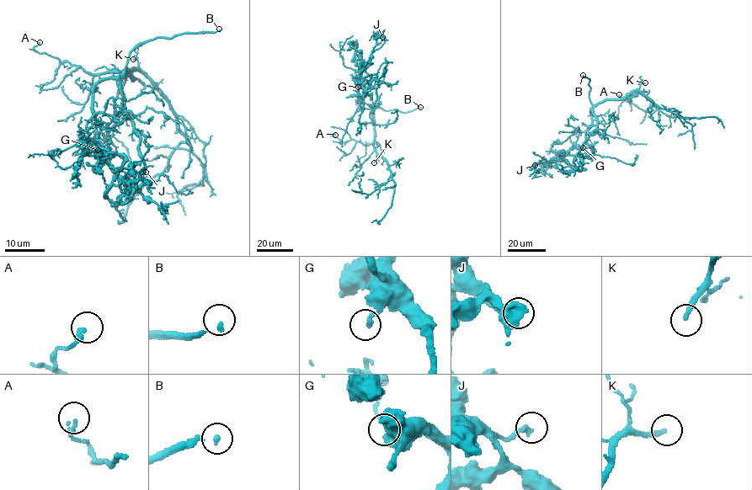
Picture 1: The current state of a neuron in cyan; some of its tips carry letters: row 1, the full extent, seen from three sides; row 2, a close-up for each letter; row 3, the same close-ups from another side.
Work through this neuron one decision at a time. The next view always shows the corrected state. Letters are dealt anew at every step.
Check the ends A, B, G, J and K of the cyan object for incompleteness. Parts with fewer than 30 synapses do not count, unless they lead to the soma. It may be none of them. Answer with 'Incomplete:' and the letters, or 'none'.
Incomplete: B, K

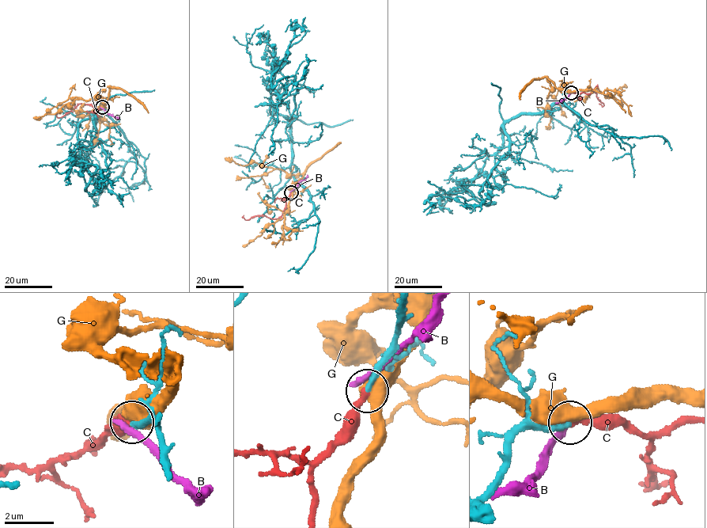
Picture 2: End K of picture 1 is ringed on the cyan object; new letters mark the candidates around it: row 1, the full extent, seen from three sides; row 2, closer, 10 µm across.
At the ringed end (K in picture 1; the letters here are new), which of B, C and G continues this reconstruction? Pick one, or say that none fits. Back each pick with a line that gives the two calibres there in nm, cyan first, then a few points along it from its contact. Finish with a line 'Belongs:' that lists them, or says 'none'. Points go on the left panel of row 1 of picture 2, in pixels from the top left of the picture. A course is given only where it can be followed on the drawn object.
C: Thickness 260 nm (cyan) against 280 nm. Its course: (101, 108), (97, 109), (98, 112), (90, 105), (77, 104), (61, 117), (58, 117), (57, 113)
Belongs: C

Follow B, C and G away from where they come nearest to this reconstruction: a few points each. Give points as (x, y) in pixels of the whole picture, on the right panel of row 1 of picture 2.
B: (569, 93), (555, 103)
C: (570, 93), (588, 94), (596, 86), (596, 97), (604, 104), (599, 104)
G: (569, 93), (557, 88), (547, 77), (551, 89), (545, 111), (551, 118), (546, 129)

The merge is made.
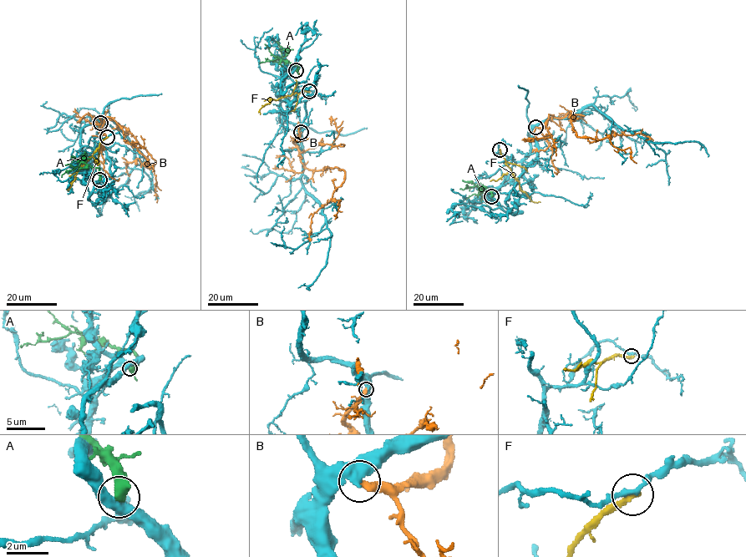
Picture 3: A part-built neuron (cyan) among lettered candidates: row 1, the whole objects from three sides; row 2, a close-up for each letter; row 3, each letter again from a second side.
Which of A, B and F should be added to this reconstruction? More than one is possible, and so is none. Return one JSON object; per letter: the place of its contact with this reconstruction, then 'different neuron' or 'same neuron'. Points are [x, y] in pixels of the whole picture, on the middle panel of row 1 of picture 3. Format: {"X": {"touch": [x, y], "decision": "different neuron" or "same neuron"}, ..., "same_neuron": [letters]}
{"A": {"touch": [296, 70], "decision": "different neuron"}, "B": {"touch": [301, 132], "decision": "different neuron"}, "F": {"touch": [309, 91], "decision": "different neuron"}, "same_neuron": []}

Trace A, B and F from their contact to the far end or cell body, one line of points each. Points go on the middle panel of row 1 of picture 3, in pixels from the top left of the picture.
A: (296, 70), (297, 66), (277, 58), (260, 62)
B: (301, 132), (294, 143), (307, 168), (337, 167), (345, 173), (344, 182), (313, 215), (310, 235)
F: (309, 91), (273, 98), (261, 107), (260, 114)

